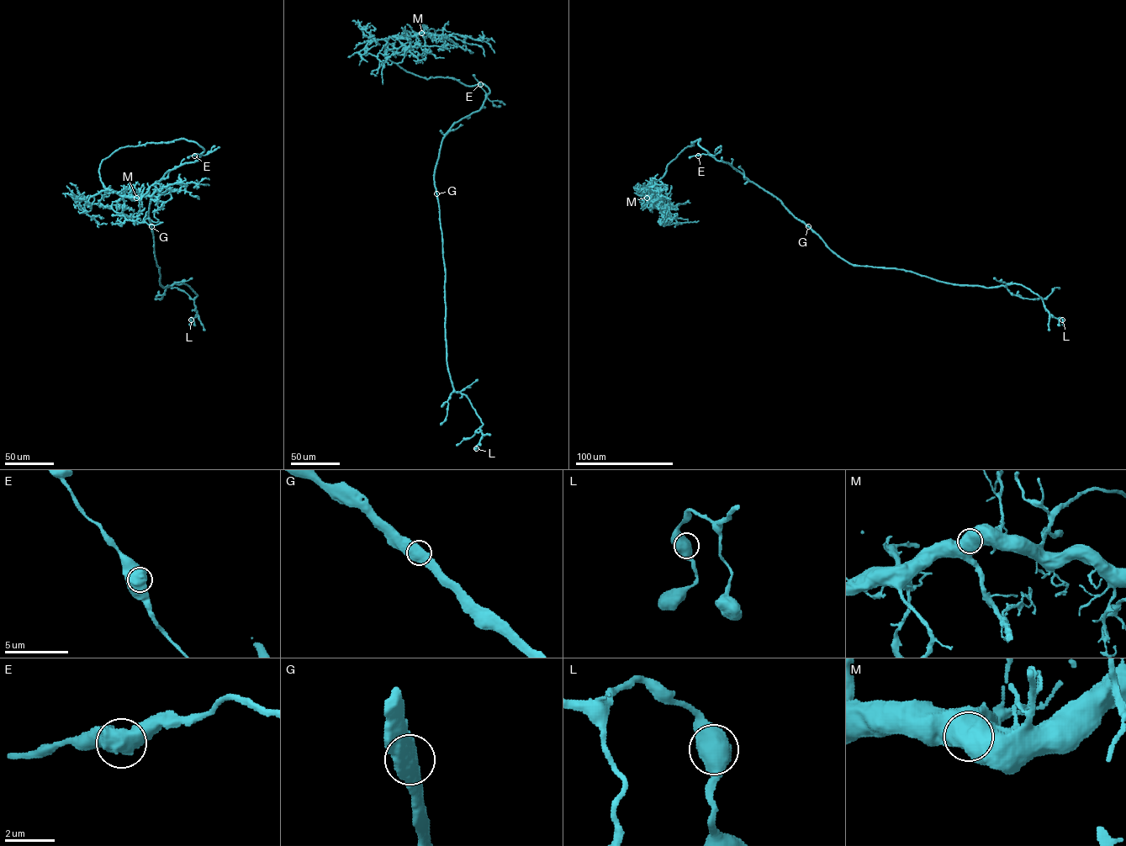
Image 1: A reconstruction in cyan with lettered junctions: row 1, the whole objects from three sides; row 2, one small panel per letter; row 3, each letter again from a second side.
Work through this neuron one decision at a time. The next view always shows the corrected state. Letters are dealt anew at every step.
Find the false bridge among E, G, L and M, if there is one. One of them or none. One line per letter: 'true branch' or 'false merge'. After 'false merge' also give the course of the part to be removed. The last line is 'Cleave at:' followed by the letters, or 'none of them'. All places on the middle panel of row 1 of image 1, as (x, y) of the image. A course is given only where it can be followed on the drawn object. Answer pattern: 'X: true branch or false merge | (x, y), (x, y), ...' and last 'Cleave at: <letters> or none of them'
E: true branch
G: true branch
L: true branch
M: true branch
Cleave at: none of them

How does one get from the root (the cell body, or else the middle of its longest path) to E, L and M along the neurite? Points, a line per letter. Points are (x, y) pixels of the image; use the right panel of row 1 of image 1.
E: (763, 189), (729, 163), (716, 160), (708, 154), (698, 155)
L: (763, 189), (851, 263), (903, 269), (957, 284), (1022, 284), (1040, 298), (1052, 316), (1062, 319)
M: (763, 189), (729, 163), (716, 160), (699, 145), (699, 139), (668, 165), (647, 198)

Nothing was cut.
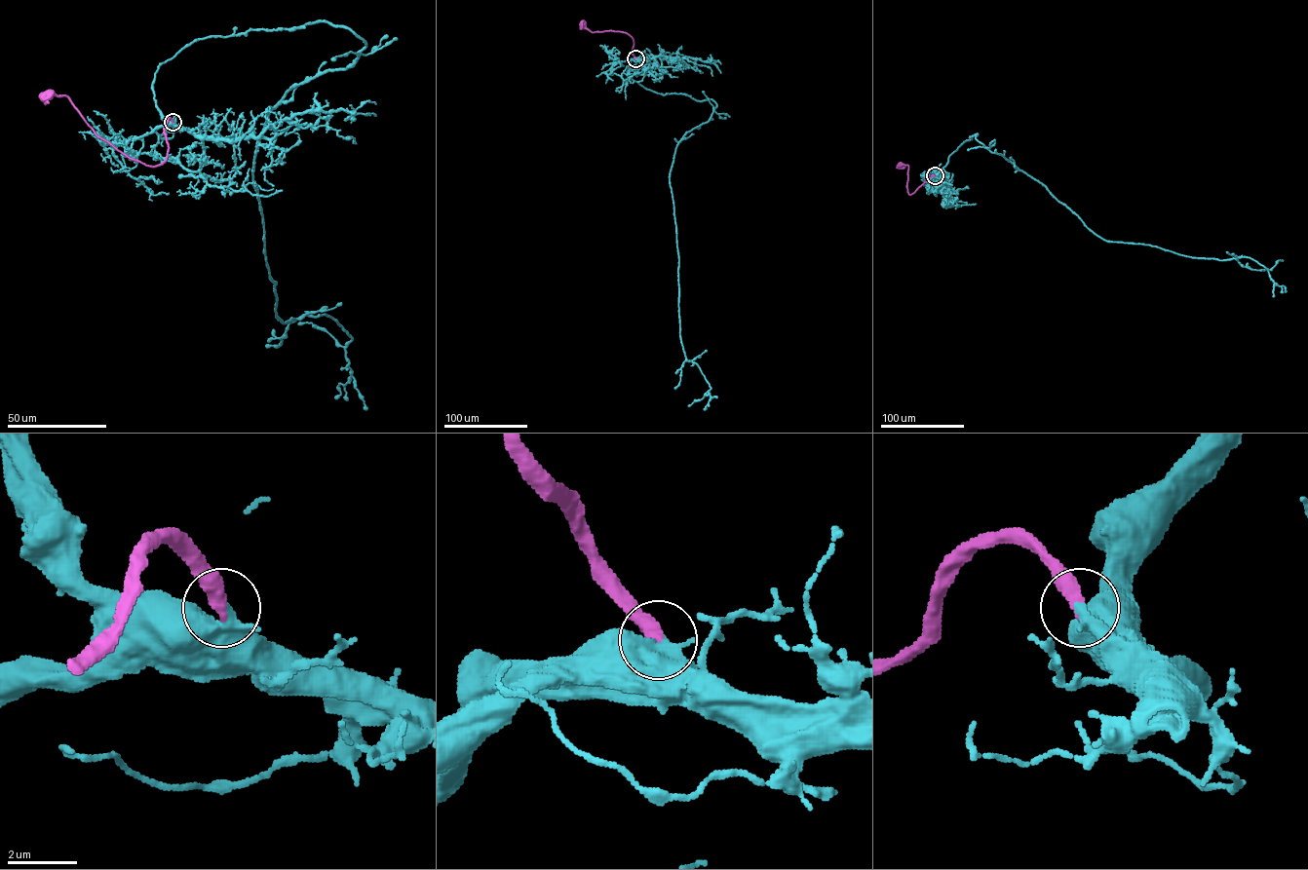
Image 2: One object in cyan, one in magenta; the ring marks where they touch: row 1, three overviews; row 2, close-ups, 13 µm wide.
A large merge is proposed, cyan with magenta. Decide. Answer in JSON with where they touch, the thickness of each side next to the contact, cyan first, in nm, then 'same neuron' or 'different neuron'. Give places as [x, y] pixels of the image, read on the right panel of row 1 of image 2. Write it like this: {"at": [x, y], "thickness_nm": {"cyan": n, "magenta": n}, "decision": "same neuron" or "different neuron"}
{"at": [935, 175], "thickness_nm": {"cyan": 550, "magenta": 480}, "decision": "same neuron"}

